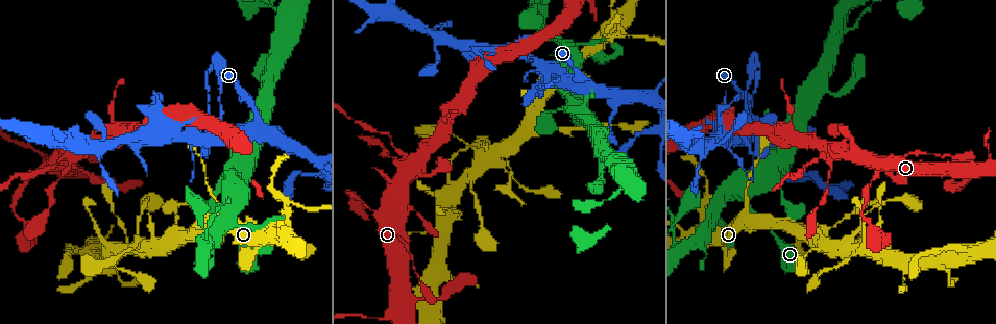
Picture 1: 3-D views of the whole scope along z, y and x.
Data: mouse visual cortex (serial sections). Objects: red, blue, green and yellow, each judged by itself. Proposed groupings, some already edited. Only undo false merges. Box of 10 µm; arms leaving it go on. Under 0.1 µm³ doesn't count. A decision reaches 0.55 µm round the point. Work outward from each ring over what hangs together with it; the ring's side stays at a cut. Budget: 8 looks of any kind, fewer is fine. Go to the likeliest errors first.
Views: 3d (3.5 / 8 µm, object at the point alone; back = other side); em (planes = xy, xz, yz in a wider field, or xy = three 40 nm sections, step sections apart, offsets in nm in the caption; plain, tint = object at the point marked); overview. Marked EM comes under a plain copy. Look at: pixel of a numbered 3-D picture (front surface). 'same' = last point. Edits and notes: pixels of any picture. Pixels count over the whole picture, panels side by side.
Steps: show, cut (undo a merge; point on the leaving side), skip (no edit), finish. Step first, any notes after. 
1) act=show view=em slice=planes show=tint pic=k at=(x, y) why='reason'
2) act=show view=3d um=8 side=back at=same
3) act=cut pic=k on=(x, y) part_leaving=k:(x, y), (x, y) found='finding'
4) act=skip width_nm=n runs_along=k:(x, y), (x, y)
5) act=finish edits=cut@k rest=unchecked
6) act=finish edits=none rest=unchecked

act=show view=3d um=8 pic=1 at=(838, 153)

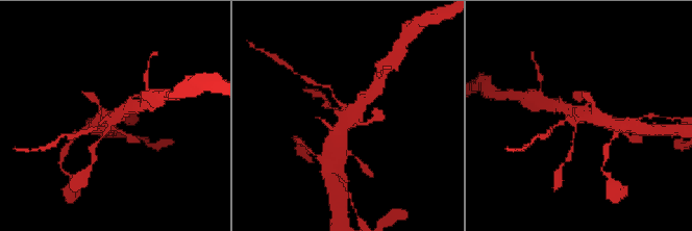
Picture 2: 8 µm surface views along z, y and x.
act=show view=em slice=xy step=5 show=tint at=same

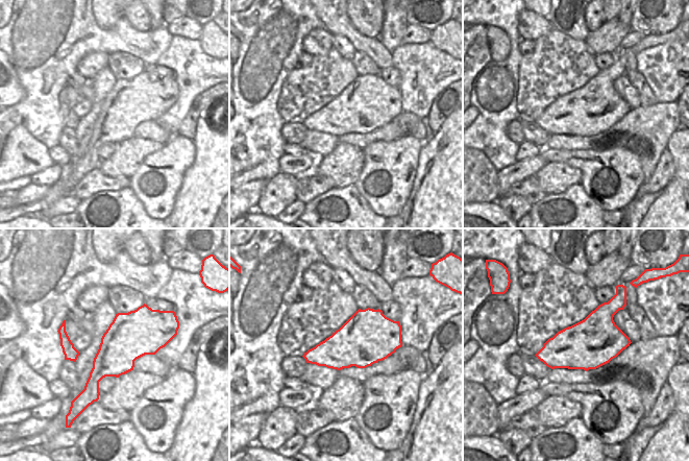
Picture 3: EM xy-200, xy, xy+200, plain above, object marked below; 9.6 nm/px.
act=skip runs_along=2:(338, 140), (350, 114), (370, 95) found='all the same cell'

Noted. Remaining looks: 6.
act=show view=3d um=3.5 pic=1 at=(255, 122) why='sudden change in width'

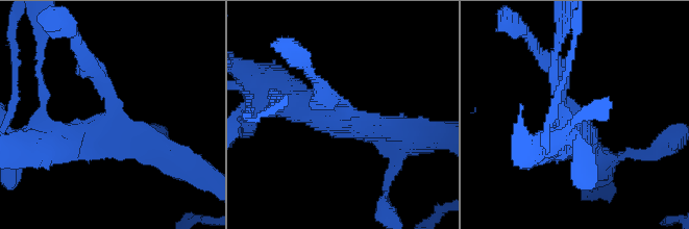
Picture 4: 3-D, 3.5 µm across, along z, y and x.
act=show view=em slice=planes show=tint pic=4 at=(110, 116) arms=3 arm_widths_nm=250,400,400 why='shape alone is not enough'

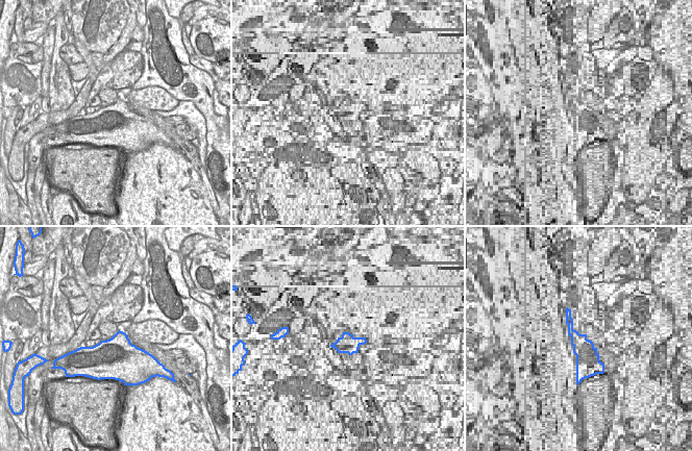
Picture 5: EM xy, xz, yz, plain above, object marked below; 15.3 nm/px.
act=skip runs_along=4:(89, 64), (115, 115), (53, 143) found='all the same cell'

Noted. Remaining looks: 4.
act=show view=em slice=planes show=tint pic=1 at=(560, 42) why='a fork'

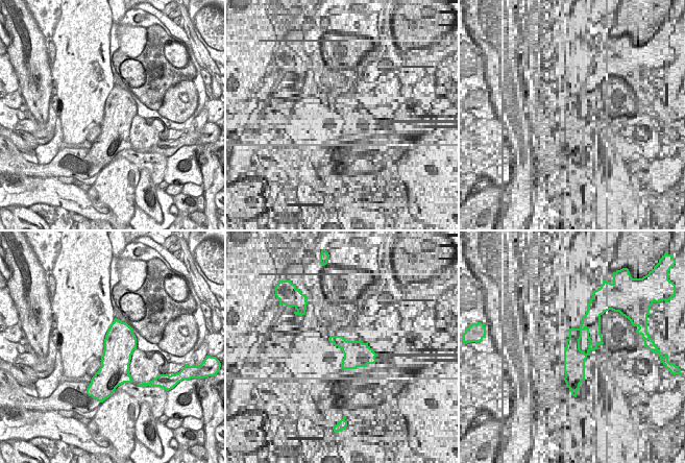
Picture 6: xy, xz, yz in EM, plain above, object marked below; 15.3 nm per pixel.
act=show view=3d um=3.5 at=same

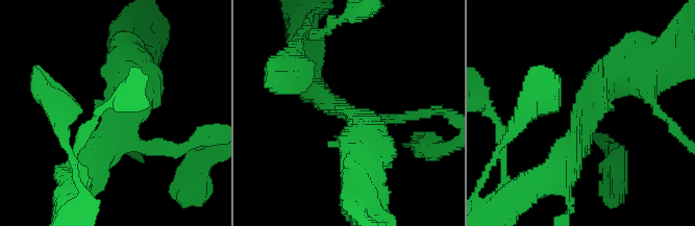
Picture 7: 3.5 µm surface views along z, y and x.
act=skip runs_along=7:(135, 71), (122, 132), (74, 177) found='continuous, no second cell'

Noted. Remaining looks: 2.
act=finish edits=none rest=unchecked

